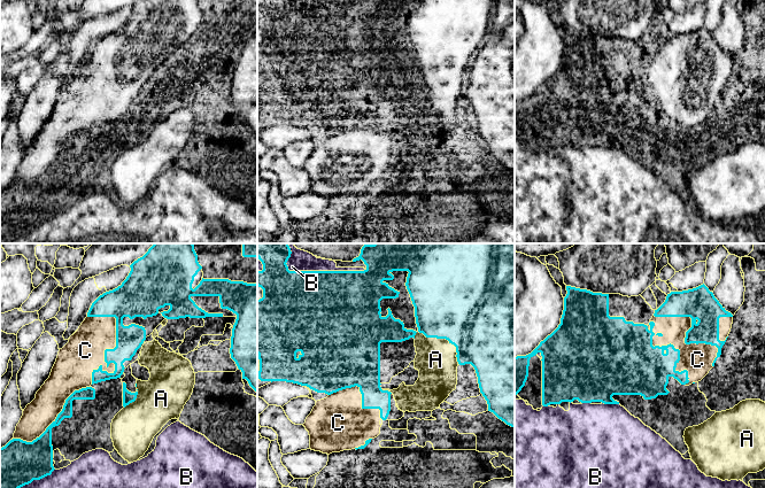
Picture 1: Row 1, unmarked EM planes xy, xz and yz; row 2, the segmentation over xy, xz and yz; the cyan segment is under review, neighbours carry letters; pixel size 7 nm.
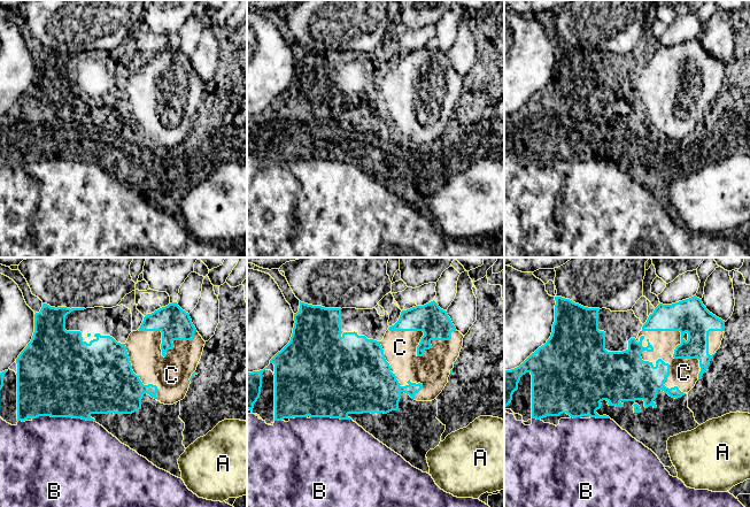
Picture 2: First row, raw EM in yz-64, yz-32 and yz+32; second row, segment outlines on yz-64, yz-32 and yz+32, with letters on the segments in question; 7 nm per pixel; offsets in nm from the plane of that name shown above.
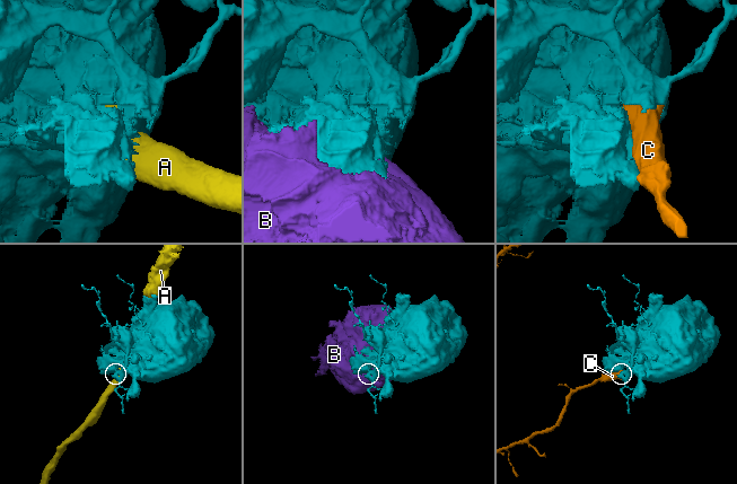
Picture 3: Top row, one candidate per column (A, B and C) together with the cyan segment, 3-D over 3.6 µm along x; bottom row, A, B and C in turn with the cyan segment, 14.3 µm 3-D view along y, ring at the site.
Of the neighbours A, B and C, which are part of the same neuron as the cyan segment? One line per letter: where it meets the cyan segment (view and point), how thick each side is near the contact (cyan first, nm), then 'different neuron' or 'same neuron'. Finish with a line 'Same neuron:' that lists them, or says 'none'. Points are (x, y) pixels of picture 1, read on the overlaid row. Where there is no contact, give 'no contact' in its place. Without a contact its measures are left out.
A: xz (443, 338) | 500/280 nm | different neuron
B: xz (315, 271) | 500/140 nm | different neuron
C: xy (105, 361) | 190/280 nm | different neuron
Same neuron: none

